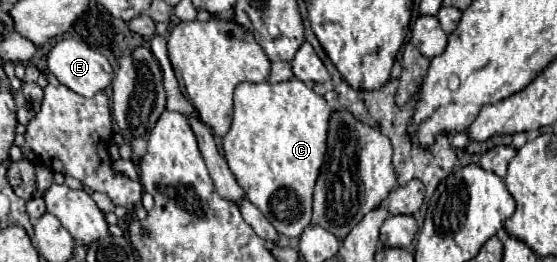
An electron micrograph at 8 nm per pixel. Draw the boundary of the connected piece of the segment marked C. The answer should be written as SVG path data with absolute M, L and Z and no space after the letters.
M291 79L285 83L241 83L235 89L235 115L229 133L223 137L225 161L235 175L245 197L259 207L265 219L285 237L299 237L311 223L311 195L319 177L319 167L327 151L327 129L333 111L327 101L309 89L303 81Z

